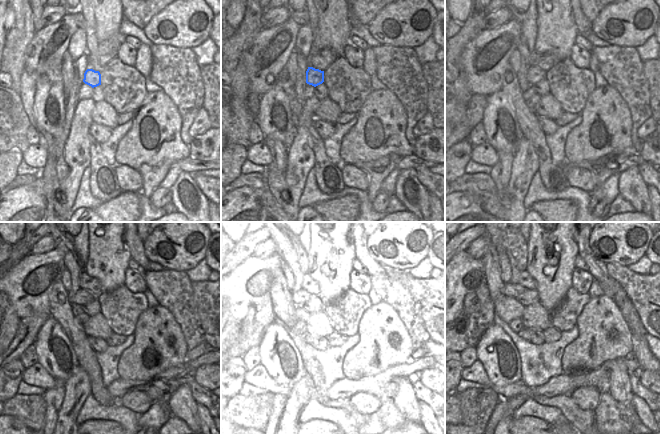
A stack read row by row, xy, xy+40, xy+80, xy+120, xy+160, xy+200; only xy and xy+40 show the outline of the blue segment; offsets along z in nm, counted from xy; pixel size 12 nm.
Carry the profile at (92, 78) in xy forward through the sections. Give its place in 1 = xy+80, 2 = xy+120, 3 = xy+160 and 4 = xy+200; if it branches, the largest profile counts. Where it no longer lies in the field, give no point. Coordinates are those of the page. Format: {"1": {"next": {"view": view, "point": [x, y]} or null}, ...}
{"1": {"next": {"view": "xy+80", "point": [535, 74]}}, "2": {"next": {"view": "xy+120", "point": [82, 297]}}, "3": {"next": {"view": "xy+160", "point": [300, 297]}}, "4": {"next": {"view": "xy+200", "point": [509, 289]}}}

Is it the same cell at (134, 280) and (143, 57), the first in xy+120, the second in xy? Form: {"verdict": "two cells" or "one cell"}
{"verdict": "two cells"}

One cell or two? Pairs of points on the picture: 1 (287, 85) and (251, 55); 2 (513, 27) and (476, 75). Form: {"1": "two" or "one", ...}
{"1": "two", "2": "one"}

